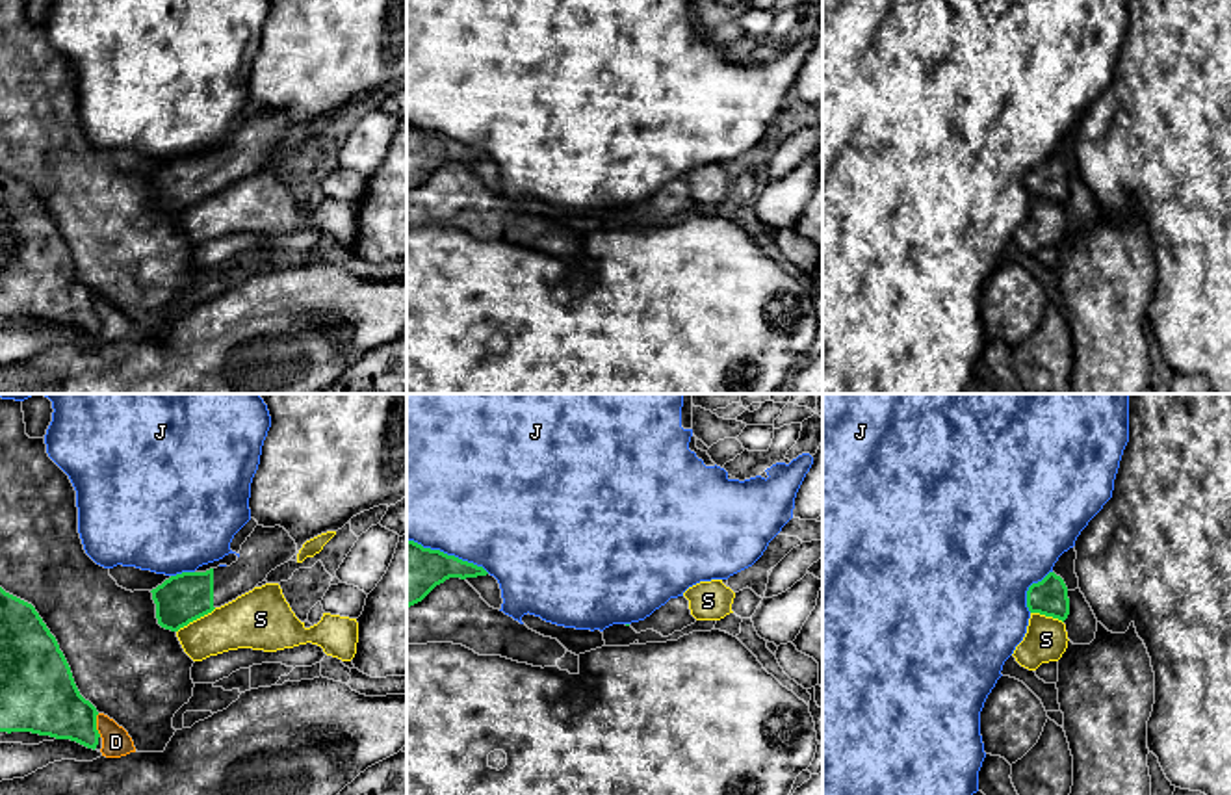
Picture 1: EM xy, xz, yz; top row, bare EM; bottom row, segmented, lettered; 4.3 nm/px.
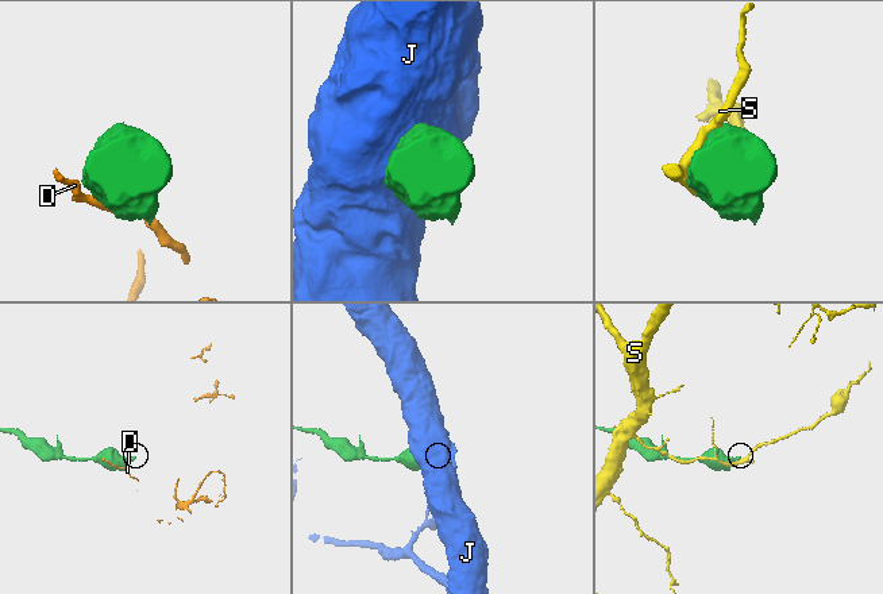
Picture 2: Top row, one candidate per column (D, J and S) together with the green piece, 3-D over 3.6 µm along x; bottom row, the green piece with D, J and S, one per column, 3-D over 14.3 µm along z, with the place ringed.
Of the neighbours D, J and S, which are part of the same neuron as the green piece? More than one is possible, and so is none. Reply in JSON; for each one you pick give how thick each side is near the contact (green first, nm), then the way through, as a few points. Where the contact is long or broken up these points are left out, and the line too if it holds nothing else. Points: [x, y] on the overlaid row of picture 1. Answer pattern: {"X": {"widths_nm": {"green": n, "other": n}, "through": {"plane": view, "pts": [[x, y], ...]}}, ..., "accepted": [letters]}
{"accepted": []}

